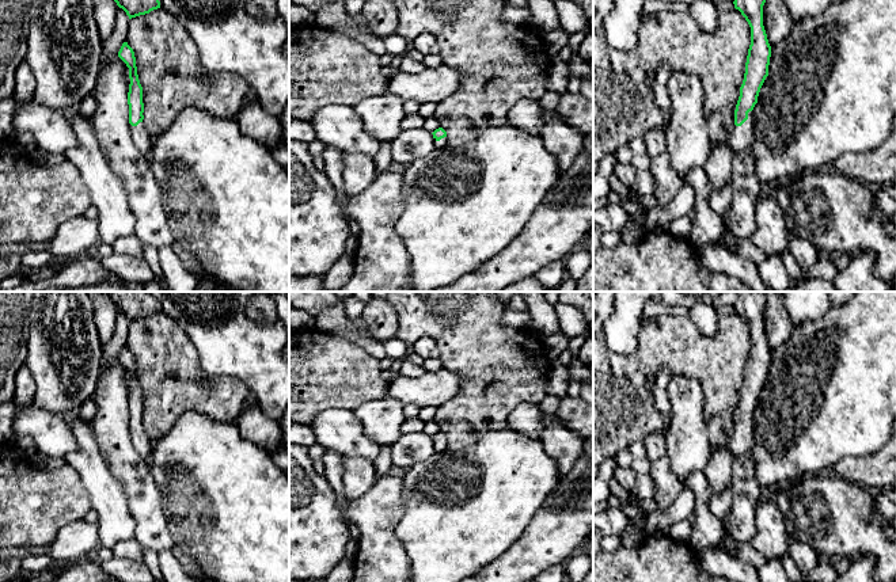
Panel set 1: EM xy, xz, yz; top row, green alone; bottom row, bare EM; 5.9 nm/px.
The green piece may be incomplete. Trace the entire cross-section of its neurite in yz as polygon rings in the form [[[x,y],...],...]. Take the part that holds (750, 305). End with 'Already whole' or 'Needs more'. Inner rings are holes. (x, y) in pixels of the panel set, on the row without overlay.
[[[737,292],[733,305],[751,331],[751,349],[748,353],[744,384],[734,414],[734,431],[729,448],[734,460],[753,446],[753,411],[758,407],[760,392],[768,380],[771,350],[763,330],[763,309],[766,297],[763,292]]]. Needs more

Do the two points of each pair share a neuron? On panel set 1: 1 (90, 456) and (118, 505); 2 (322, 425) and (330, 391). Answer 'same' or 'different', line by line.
1: same
2: different

